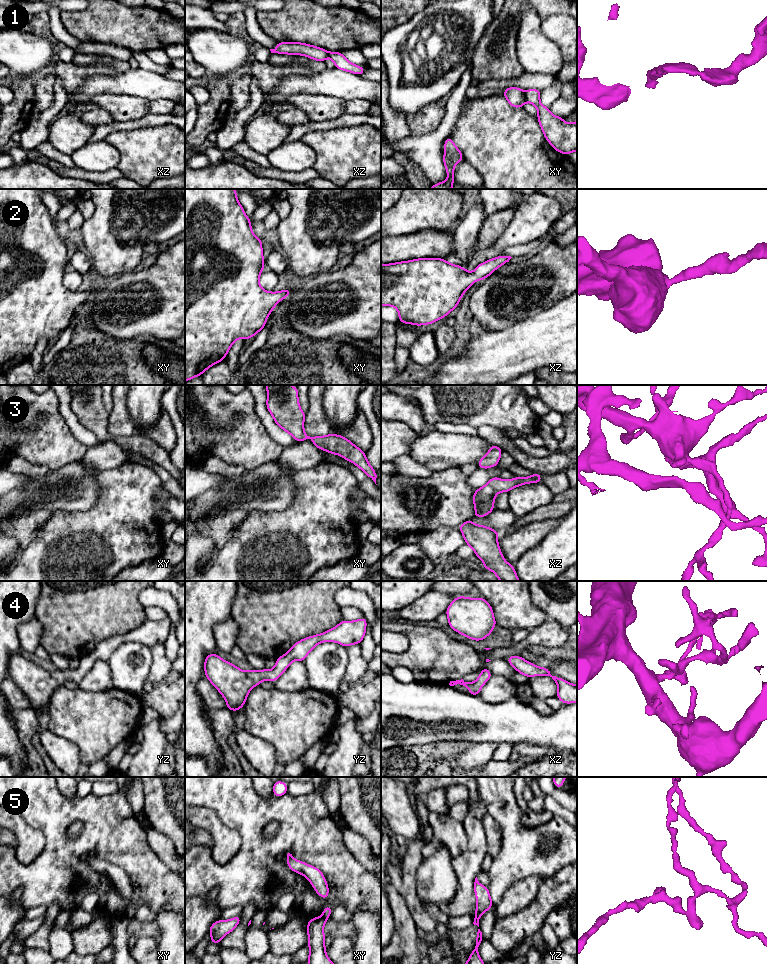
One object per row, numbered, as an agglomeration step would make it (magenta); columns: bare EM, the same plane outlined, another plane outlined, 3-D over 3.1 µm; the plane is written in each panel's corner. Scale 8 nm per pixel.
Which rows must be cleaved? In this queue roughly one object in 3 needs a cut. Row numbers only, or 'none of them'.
1, 5

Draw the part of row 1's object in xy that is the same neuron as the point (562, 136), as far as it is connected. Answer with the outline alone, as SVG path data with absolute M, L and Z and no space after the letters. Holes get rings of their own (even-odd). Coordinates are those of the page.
M529 89L525 91L526 101L533 104L538 110L538 121L544 137L558 152L569 155L577 151L577 121L564 123L565 117L554 116L549 107L540 104L541 91Z

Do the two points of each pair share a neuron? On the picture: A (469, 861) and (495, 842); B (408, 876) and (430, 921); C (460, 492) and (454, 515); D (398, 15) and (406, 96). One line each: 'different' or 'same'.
A: different
B: same
C: same
D: different

